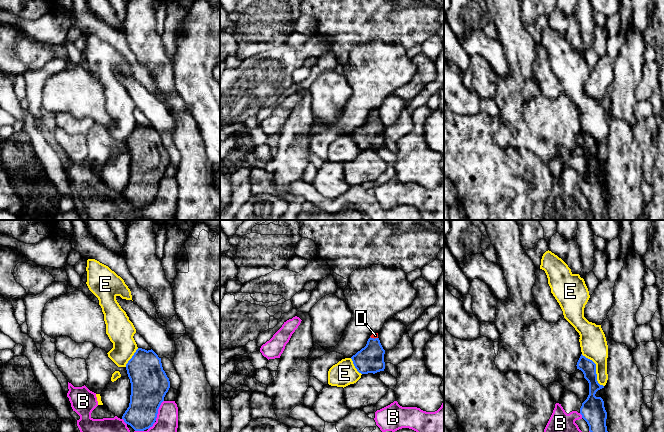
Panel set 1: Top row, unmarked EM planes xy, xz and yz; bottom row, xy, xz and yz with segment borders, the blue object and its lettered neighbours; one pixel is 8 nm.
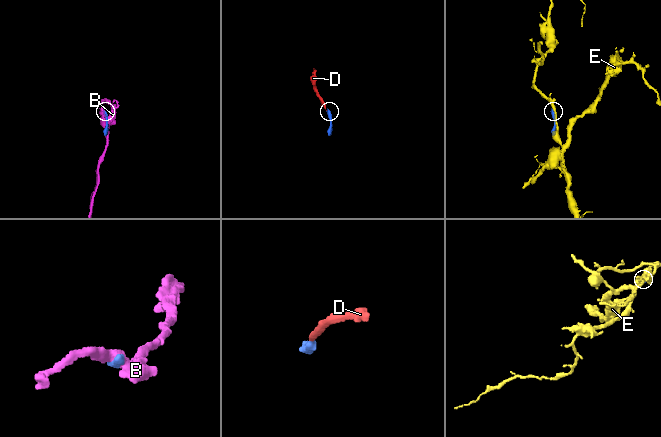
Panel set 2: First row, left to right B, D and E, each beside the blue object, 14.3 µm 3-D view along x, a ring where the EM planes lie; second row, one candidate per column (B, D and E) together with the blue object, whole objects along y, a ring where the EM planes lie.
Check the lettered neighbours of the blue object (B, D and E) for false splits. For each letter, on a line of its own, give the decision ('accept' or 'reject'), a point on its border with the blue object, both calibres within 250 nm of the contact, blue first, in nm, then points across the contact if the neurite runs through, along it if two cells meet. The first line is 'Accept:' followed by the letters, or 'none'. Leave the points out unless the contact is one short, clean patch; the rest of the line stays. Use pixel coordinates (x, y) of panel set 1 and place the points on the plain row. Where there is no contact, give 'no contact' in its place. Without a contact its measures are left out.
Accept: D
B: reject; meets blue in xy at (157, 186); 300 nm thick on the blue side, 180 nm on the other
D: accept; meets blue in xz at (373, 114); 220 nm thick on the blue side, 40 nm on the other; runs through xz (370, 135), (373, 129), (373, 114), (375, 111)
E: reject; meets blue in yz at (595, 145); 120 nm thick on the blue side, 220 nm on the other

